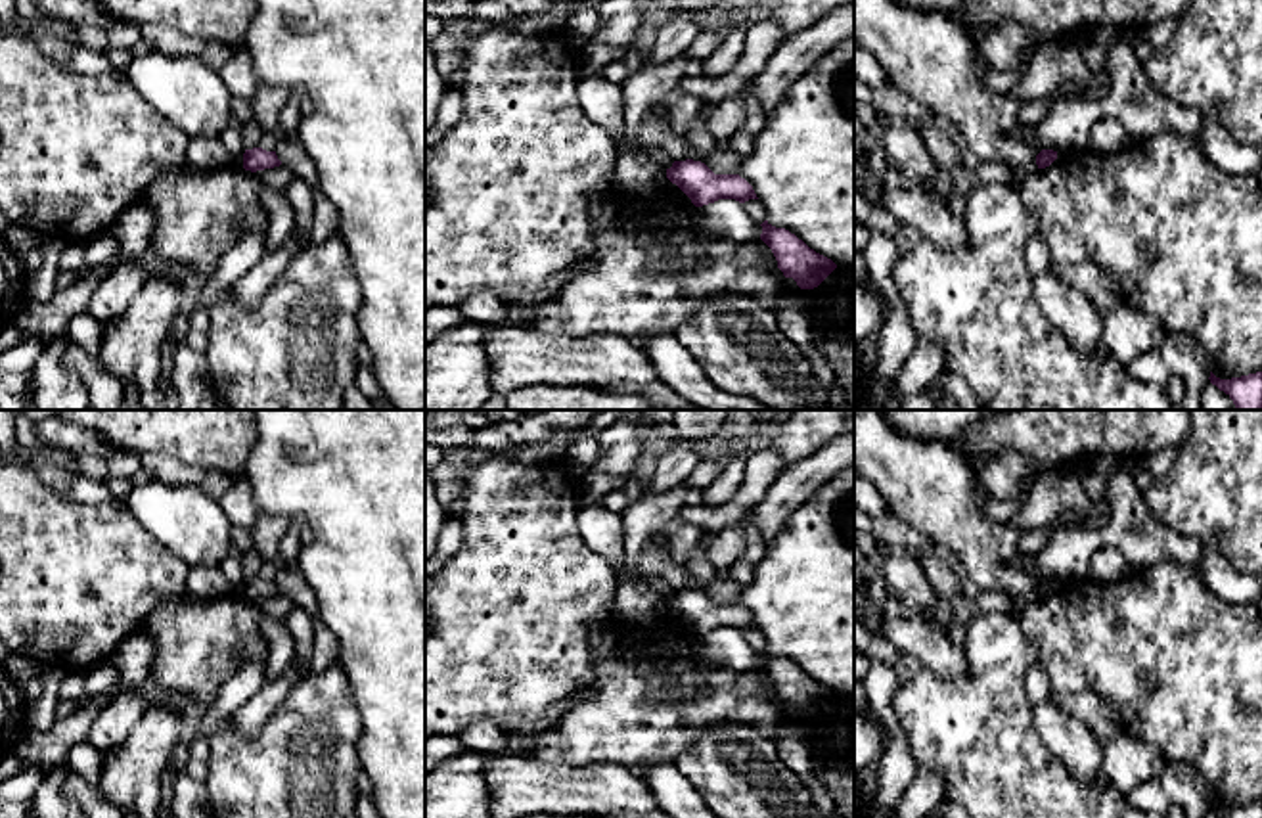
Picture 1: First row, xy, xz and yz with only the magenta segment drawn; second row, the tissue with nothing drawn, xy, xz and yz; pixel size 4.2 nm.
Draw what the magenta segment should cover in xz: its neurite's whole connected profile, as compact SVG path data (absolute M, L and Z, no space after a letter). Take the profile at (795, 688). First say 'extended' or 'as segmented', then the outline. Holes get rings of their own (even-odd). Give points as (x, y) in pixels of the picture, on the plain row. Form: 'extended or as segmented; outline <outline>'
as segmented; outline M768 649L760 655L760 669L772 678L777 697L785 707L793 707L800 718L818 716L837 697L831 688L810 678L789 659L776 657Z

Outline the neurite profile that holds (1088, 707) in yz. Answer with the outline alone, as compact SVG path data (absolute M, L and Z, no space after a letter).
M1093 692L1055 695L1055 701L1099 739L1115 738L1120 730L1116 709Z

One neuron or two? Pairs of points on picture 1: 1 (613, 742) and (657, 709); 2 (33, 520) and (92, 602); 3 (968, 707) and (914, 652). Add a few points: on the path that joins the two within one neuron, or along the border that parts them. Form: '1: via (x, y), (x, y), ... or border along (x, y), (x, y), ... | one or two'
1: via (625, 730), (646, 709) | one
2: via (41, 541), (75, 577), (75, 583) | one
3: border along (910, 663), (939, 677), (968, 675) | two

